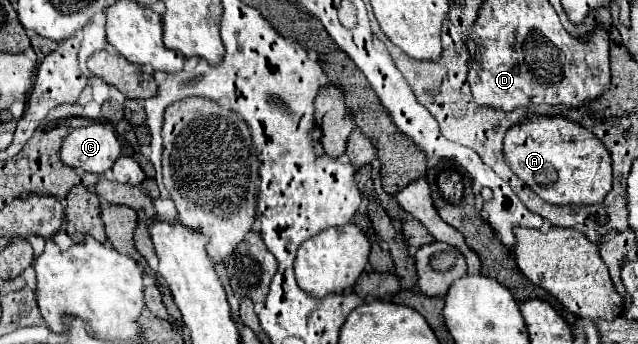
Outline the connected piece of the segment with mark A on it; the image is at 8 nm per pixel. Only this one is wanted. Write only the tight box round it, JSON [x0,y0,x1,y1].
[504,115,612,205]

